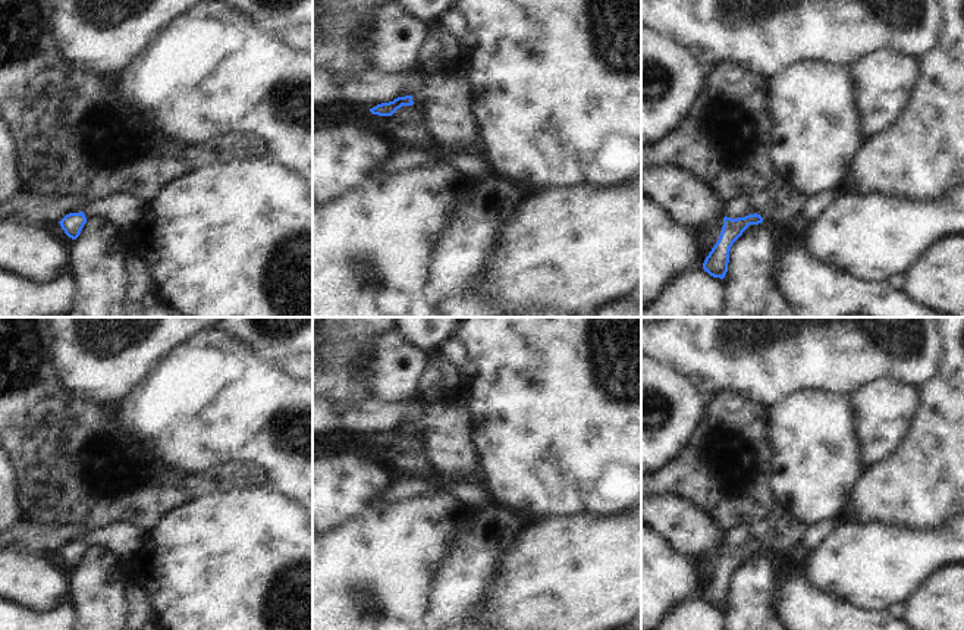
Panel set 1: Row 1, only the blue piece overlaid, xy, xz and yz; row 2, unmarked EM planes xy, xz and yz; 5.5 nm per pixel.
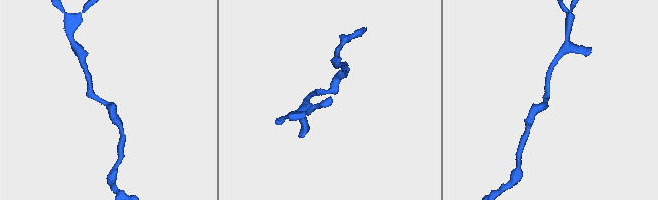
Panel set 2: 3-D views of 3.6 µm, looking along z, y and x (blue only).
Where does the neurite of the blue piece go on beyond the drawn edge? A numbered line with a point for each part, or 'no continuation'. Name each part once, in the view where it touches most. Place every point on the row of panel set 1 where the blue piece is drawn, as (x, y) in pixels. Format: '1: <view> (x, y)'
1: xy (122, 212)

